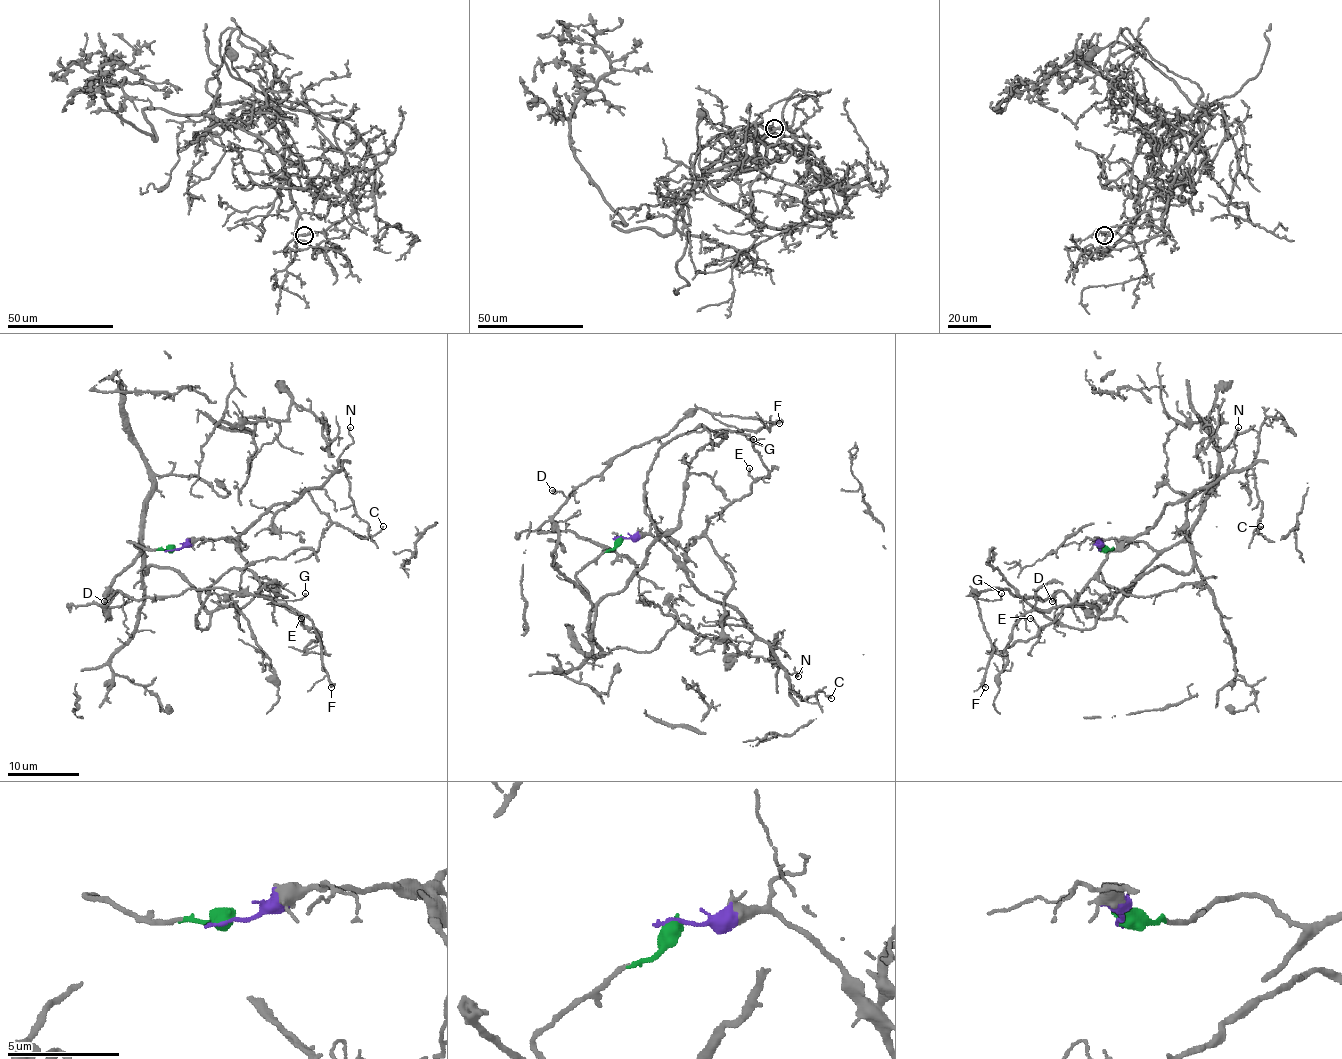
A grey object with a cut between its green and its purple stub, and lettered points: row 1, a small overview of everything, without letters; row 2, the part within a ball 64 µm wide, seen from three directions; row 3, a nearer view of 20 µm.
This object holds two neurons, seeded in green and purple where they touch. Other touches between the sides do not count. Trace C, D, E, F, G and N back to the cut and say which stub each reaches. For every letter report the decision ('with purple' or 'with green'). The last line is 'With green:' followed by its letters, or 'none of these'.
C: with purple
D: with green
E: with purple
F: with green
G: with green
N: with purple
With green: D, F, G

